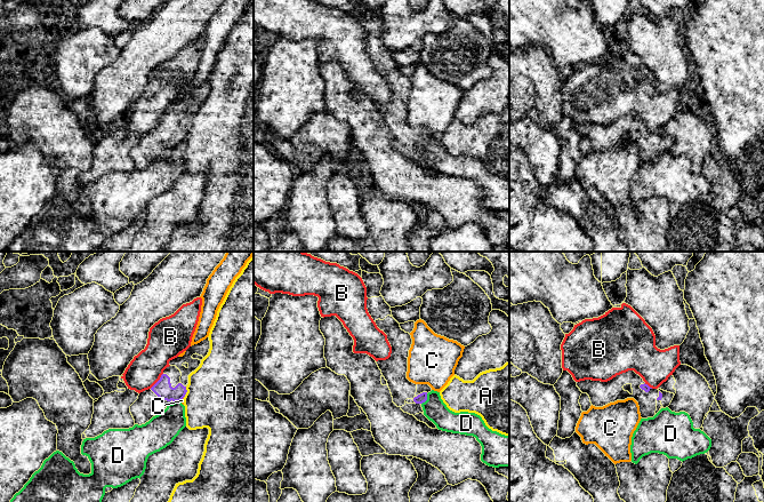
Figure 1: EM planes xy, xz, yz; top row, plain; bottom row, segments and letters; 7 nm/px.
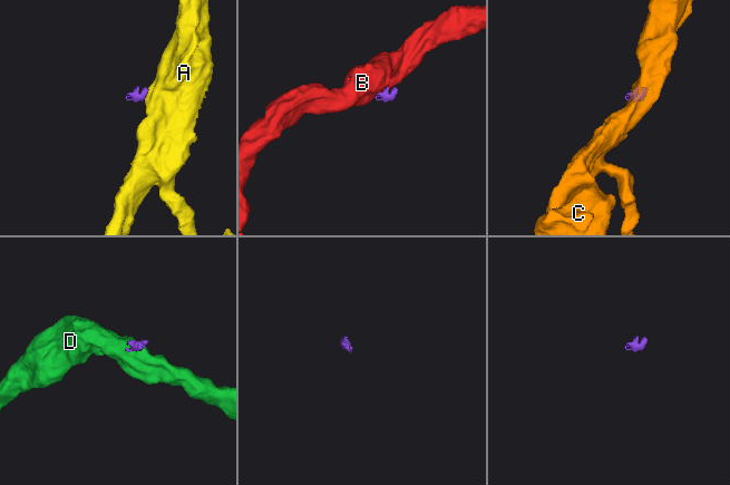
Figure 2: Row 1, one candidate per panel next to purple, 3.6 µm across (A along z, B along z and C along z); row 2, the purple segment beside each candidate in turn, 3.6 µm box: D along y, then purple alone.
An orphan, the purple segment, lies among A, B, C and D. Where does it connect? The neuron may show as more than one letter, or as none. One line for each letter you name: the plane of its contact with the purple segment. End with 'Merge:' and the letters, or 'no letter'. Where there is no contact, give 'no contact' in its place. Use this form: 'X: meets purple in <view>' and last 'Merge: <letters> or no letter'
Merge: no letter

